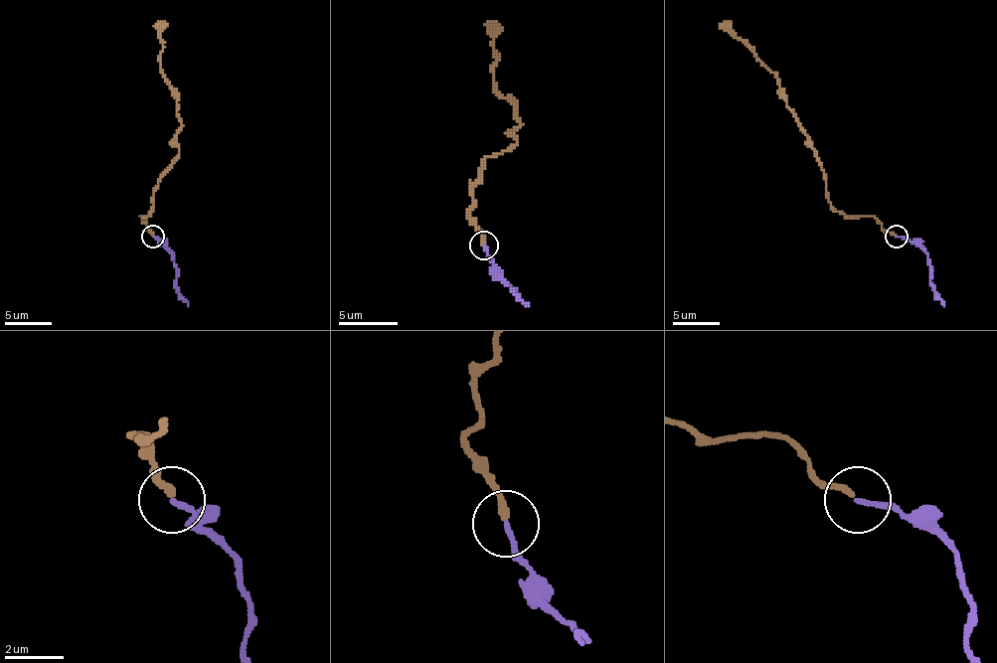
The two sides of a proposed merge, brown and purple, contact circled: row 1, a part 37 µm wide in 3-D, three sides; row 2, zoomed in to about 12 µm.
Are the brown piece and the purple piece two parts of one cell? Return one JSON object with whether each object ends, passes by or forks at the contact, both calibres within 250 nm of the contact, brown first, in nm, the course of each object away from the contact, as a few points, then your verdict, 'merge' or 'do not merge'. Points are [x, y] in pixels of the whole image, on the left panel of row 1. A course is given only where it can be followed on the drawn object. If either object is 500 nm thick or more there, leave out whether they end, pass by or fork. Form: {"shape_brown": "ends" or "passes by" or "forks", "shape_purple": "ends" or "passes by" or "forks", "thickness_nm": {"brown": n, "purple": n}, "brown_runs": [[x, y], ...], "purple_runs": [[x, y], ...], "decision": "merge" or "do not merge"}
{"shape_brown": "ends", "shape_purple": "ends", "thickness_nm": {"brown": 220, "purple": 150}, "brown_runs": [[153, 235], [141, 216], [179, 153], [181, 123], [160, 68], [155, 23]], "purple_runs": [[153, 237], [174, 255], [176, 290], [188, 306]], "decision": "do not merge"}

